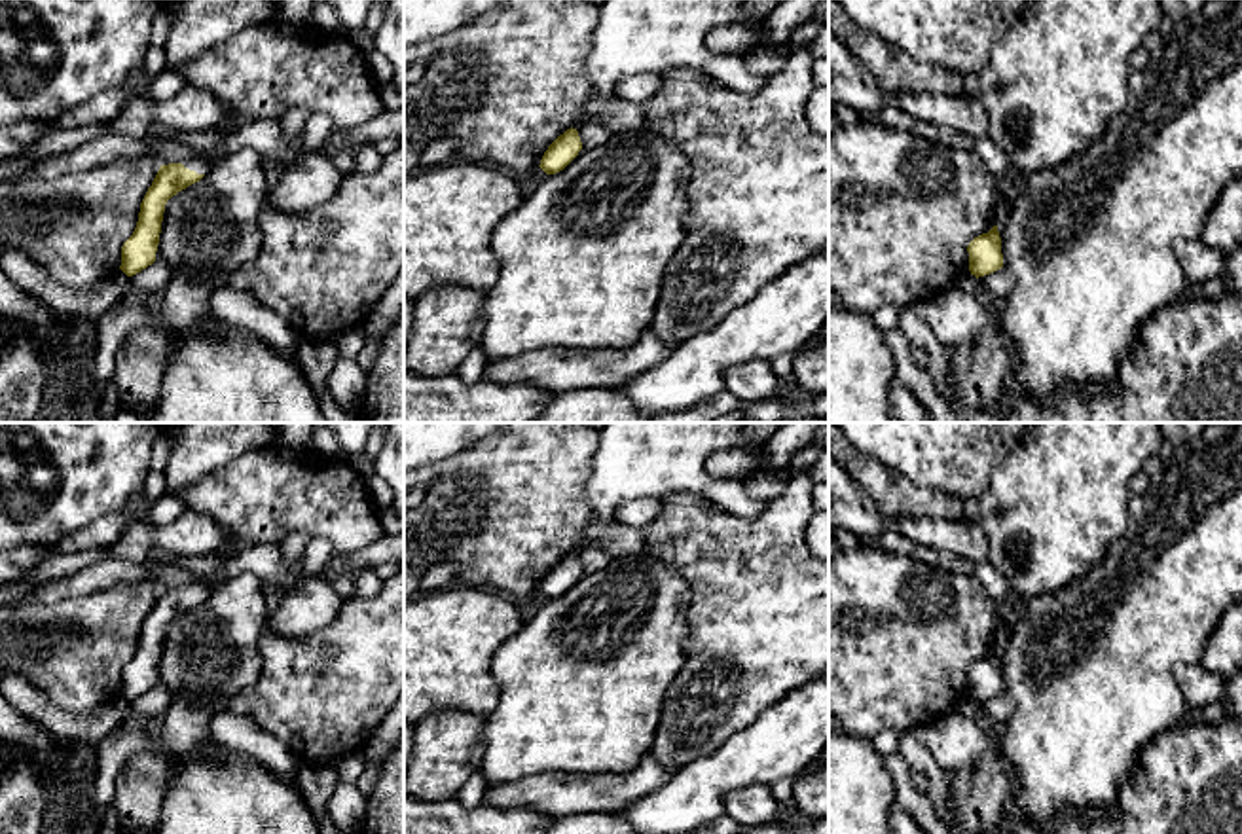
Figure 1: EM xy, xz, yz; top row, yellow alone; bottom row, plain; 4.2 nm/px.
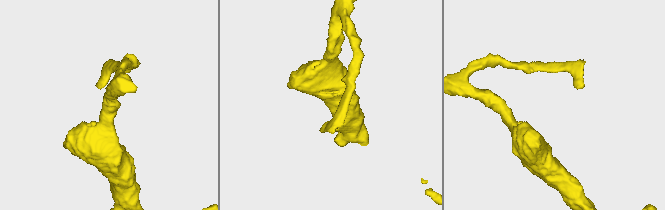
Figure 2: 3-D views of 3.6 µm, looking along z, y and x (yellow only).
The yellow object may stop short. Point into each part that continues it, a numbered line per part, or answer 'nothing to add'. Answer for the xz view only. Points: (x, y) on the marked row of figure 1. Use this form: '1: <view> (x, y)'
nothing to add

